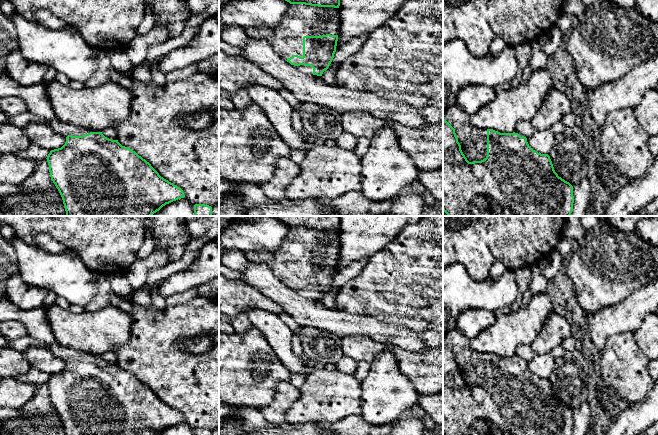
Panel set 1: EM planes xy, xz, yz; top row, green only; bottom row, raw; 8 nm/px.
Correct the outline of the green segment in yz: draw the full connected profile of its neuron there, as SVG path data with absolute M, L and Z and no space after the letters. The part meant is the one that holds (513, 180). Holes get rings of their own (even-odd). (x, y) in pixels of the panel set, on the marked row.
M456 103L443 113L443 211L447 216L570 216L573 211L573 186L558 176L548 154L533 150L527 138L515 130L513 133L500 133L493 129L474 127L470 116Z

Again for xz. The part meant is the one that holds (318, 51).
M285 0L291 4L275 27L242 27L247 36L265 39L284 60L304 74L322 76L334 58L338 41L340 0Z

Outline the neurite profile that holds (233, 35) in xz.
M228 25L220 34L220 38L231 46L242 48L247 44L247 34L242 27L237 25Z

